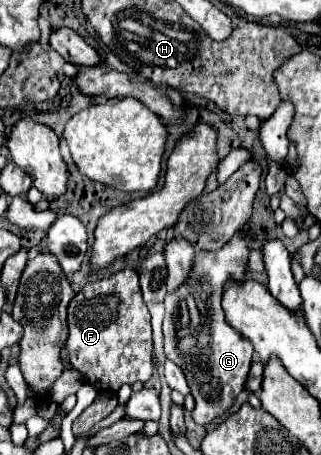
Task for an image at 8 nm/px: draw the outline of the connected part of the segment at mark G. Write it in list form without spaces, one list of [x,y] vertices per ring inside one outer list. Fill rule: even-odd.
[[[239,232],[221,250],[195,256],[195,270],[191,270],[191,278],[177,290],[177,294],[167,294],[165,298],[163,350],[165,356],[183,370],[191,396],[195,398],[191,418],[201,426],[213,424],[213,420],[231,410],[237,396],[245,390],[249,376],[253,346],[247,338],[231,330],[221,308],[223,282],[227,278],[245,280],[247,256],[247,236]]]

